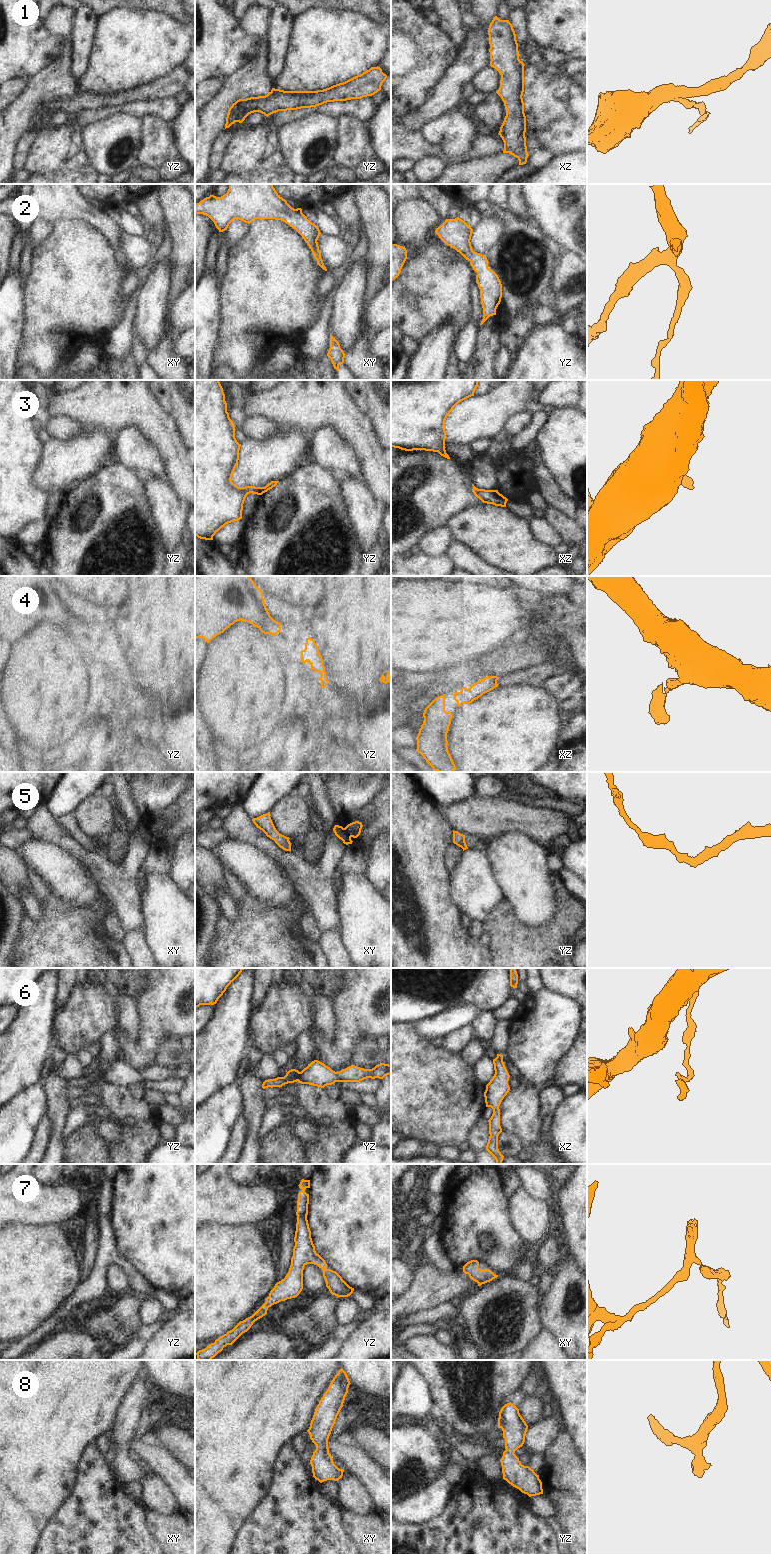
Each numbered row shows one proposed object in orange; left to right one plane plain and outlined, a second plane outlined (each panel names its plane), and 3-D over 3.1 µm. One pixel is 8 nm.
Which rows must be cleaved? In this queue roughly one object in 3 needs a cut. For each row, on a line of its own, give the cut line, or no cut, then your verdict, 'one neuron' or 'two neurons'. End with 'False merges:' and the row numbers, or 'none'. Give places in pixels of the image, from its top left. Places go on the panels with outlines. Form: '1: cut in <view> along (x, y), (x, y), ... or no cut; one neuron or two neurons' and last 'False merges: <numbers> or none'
1: cut in xz along (518, 58), (518, 61), (523, 66); two neurons
2: no cut; one neuron
3: no cut; one neuron
4: no cut; one neuron
5: no cut; one neuron
6: no cut; one neuron
7: no cut; one neuron
8: no cut; one neuron
False merges: 1

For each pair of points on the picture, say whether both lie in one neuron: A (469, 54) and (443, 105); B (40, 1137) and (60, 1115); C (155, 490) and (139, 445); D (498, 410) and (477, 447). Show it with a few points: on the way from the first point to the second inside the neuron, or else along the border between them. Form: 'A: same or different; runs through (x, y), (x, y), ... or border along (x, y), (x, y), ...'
A: same; runs through (466, 67), (454, 79), (448, 92)
B: different; border along (46, 1113), (51, 1125), (50, 1140), (47, 1148)
C: different; border along (165, 475), (151, 473), (145, 476)
D: different; border along (490, 439), (481, 439), (469, 445)

